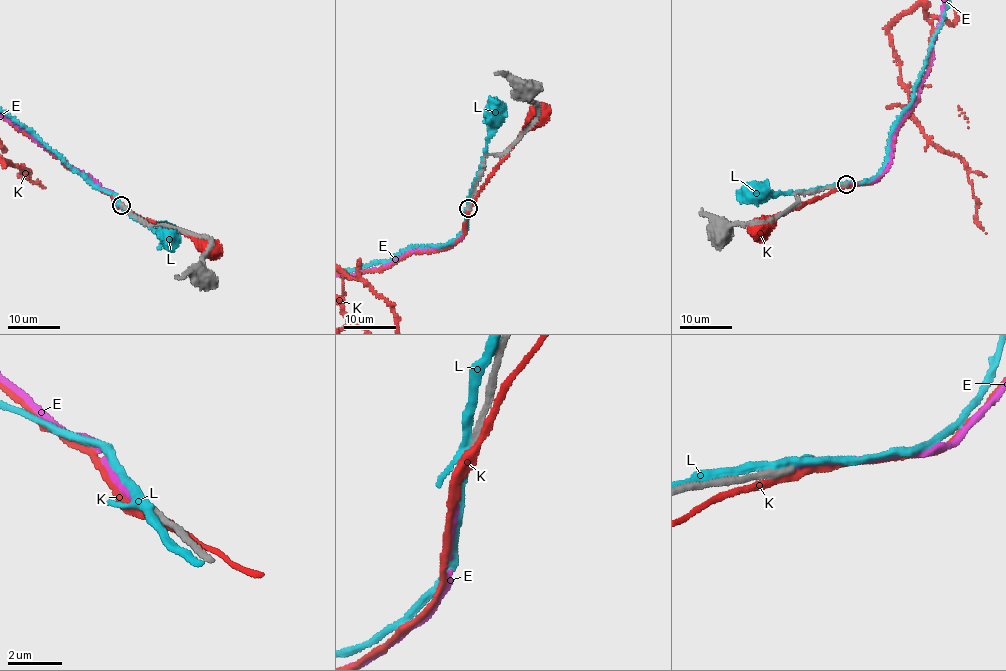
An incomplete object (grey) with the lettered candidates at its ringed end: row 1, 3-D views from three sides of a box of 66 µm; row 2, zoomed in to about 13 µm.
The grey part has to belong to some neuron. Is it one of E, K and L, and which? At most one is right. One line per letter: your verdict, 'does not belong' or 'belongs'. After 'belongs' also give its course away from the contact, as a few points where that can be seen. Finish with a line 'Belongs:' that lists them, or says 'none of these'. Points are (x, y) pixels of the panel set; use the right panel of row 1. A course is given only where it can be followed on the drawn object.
E: belongs; it runs (846, 184), (879, 178), (889, 162), (891, 144), (900, 124), (916, 99), (928, 69)
K: does not belong
L: does not belong
Belongs: E

